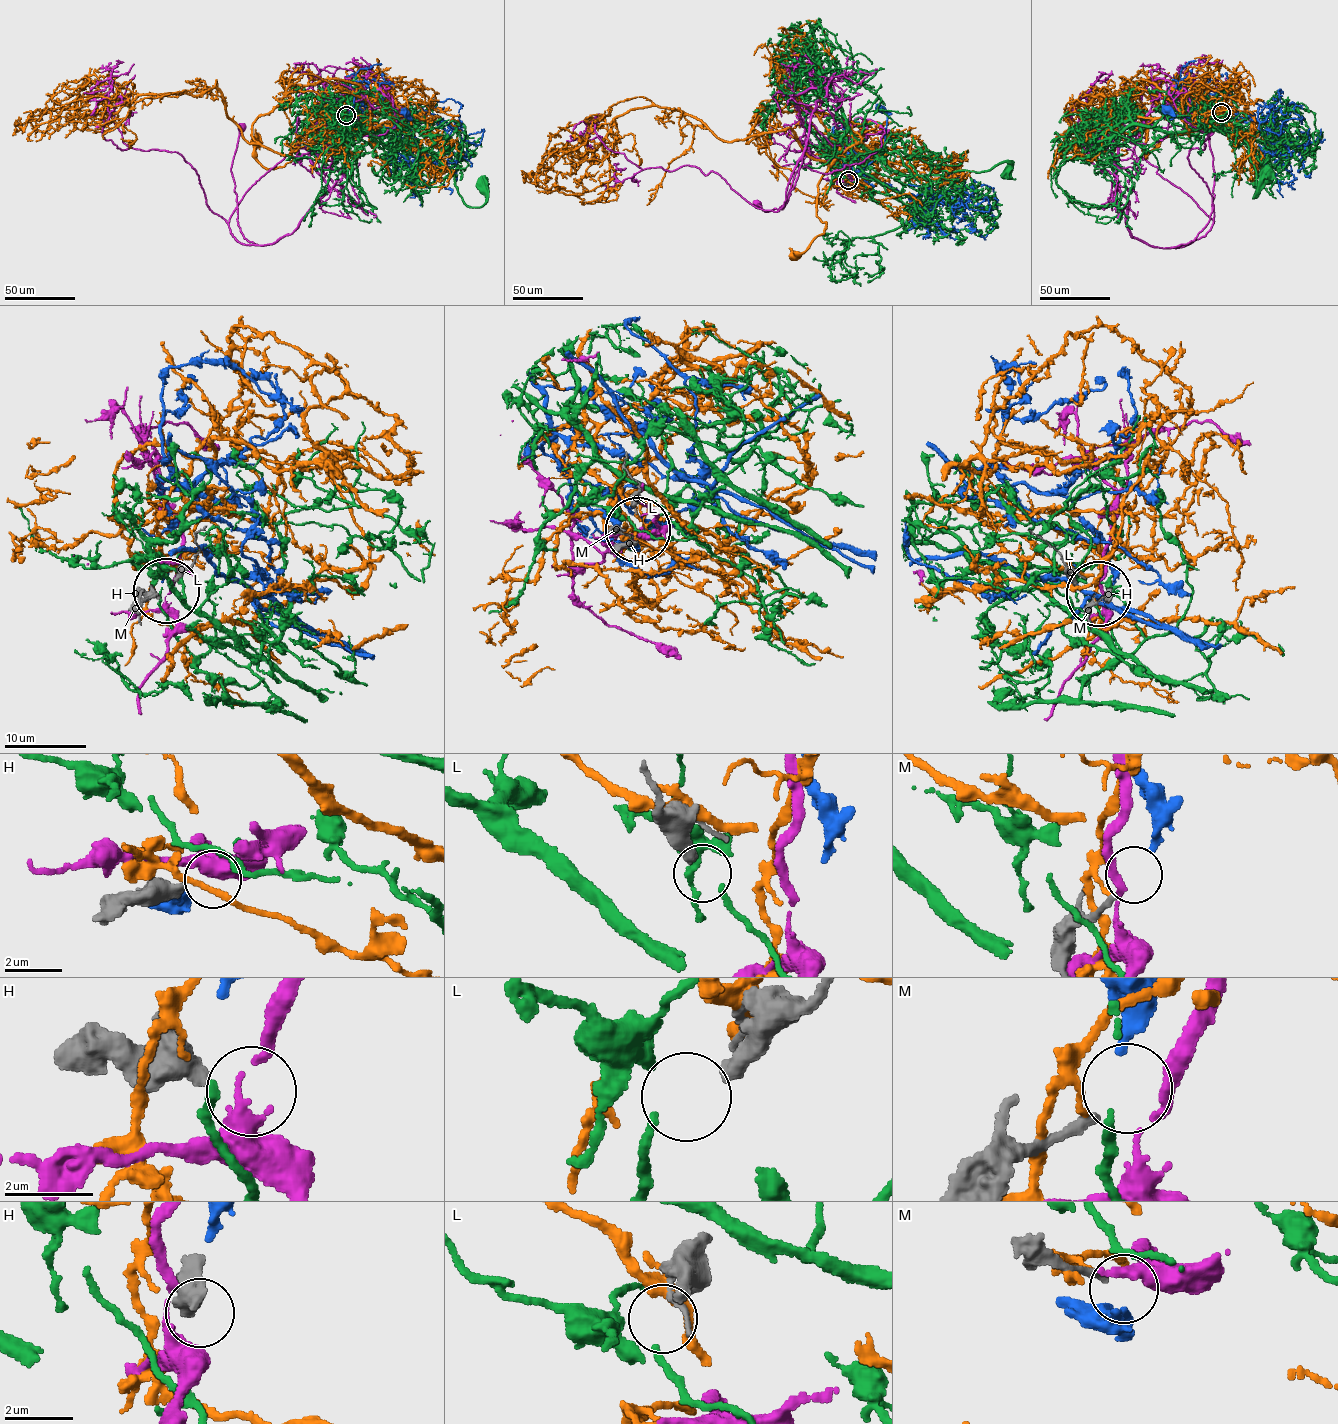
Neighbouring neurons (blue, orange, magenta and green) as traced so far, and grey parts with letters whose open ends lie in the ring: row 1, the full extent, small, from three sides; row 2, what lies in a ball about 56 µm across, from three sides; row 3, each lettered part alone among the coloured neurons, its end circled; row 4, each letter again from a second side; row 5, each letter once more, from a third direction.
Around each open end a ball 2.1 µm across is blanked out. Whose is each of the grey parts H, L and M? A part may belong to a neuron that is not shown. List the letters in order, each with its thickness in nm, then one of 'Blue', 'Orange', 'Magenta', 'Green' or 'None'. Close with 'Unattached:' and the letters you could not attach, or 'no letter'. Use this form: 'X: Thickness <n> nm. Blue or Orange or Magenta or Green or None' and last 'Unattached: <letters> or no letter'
H: Thickness 480 nm. None
L: Thickness 400 nm. Green
M: Thickness 200 nm. Blue
Unattached: H

